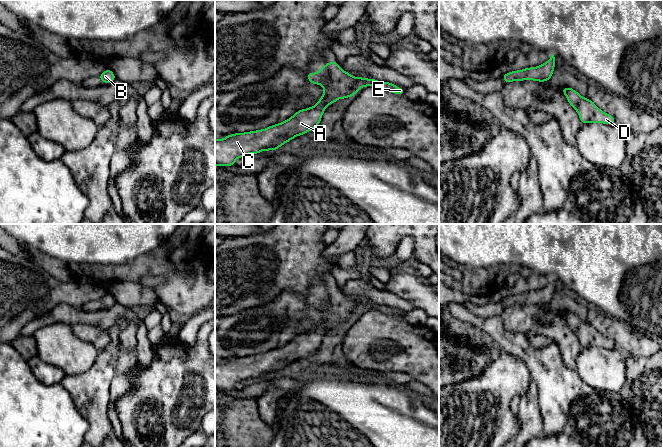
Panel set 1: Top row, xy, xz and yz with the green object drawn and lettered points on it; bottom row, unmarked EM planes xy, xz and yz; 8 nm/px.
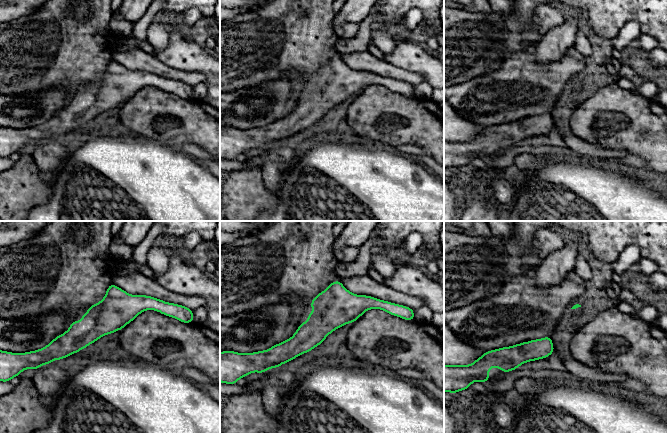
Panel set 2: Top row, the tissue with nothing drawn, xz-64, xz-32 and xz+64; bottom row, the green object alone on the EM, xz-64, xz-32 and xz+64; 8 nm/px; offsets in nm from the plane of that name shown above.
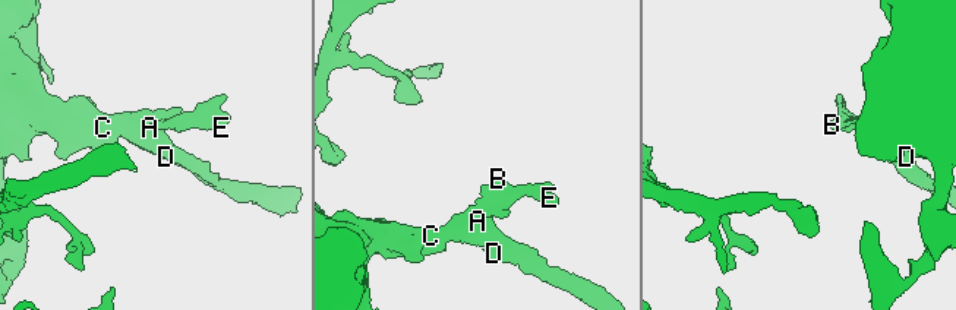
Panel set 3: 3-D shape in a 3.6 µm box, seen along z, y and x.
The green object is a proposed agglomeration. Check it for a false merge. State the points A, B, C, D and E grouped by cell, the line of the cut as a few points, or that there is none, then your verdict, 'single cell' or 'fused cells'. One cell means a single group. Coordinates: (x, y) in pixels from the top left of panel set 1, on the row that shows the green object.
A B C D E | no cut | single cell

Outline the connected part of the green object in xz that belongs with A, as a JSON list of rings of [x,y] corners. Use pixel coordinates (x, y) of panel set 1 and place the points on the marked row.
[[[337,61],[326,63],[318,72],[307,73],[308,81],[324,87],[324,93],[314,107],[298,110],[284,122],[262,130],[234,133],[224,139],[215,139],[215,166],[233,166],[235,160],[248,154],[259,154],[262,150],[278,150],[293,138],[315,129],[326,107],[337,99],[354,96],[360,88],[378,86],[388,92],[405,95],[404,88],[395,84],[354,77],[342,70]]]

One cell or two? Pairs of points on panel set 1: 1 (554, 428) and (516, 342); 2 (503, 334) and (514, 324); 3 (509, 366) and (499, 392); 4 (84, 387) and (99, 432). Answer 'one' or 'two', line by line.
1: one
2: two
3: one
4: one

